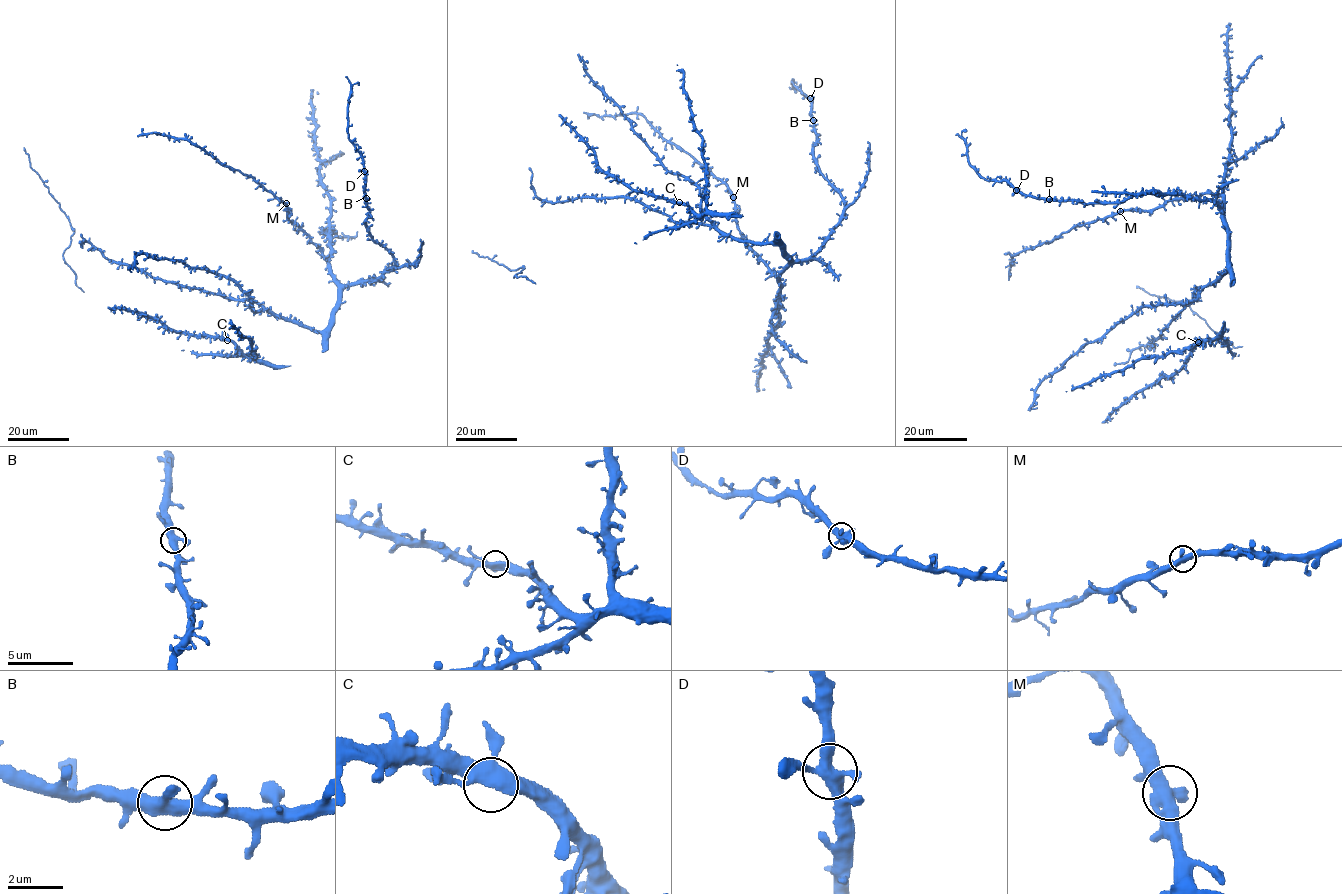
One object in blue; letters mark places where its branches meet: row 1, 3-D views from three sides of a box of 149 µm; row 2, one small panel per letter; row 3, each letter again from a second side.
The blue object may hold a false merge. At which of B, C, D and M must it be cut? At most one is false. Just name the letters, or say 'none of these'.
none of these

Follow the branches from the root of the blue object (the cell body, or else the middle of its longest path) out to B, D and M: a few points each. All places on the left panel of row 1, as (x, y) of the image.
B: (308, 326), (322, 331), (345, 286), (374, 281), (395, 265), (392, 254), (374, 240), (366, 224), (366, 198)
D: (308, 326), (322, 331), (345, 286), (374, 281), (395, 265), (366, 224), (364, 171)
M: (308, 326), (322, 331), (327, 326), (338, 298), (338, 281), (319, 247), (297, 223), (289, 220), (286, 203)

